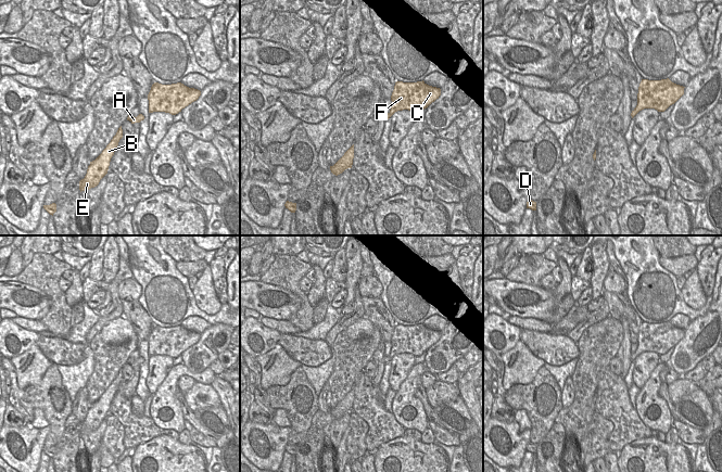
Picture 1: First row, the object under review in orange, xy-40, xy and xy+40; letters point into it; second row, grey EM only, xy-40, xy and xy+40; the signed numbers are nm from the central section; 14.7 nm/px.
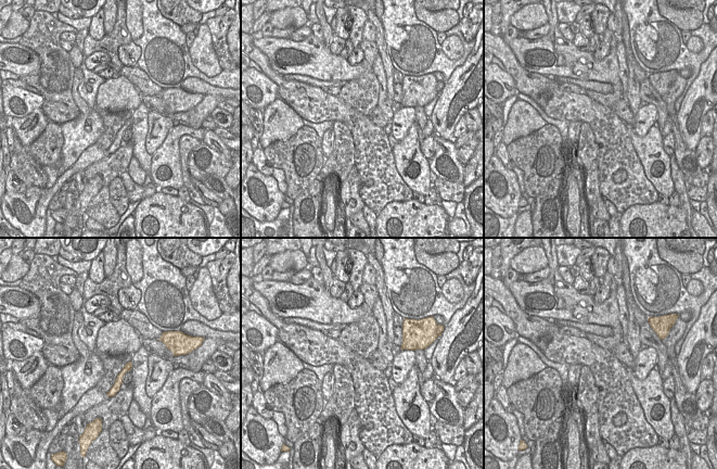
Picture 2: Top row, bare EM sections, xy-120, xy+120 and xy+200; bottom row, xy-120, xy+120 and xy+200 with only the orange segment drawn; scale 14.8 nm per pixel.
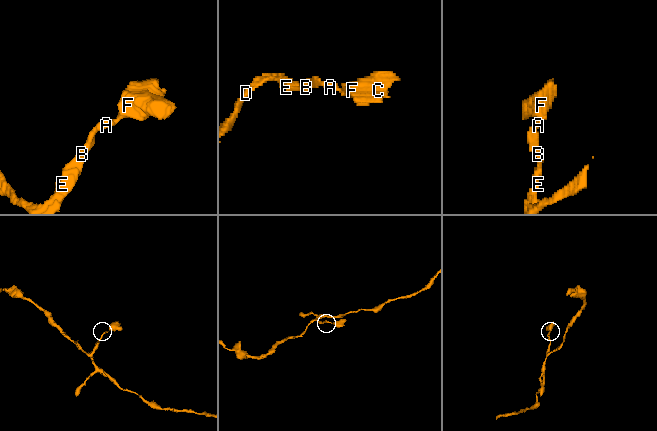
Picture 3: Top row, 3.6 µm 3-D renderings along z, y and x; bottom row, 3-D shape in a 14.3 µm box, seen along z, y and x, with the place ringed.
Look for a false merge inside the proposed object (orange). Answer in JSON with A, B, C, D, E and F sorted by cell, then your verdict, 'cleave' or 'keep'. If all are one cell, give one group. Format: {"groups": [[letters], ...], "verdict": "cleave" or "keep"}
{"groups": [["A", "B", "C", "D", "E", "F"]], "verdict": "keep"}

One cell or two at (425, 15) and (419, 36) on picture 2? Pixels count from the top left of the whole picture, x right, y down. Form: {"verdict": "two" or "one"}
{"verdict": "two"}

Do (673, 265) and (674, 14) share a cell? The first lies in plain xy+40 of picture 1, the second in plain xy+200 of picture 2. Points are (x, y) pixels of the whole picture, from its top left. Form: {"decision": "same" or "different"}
{"decision": "same"}

